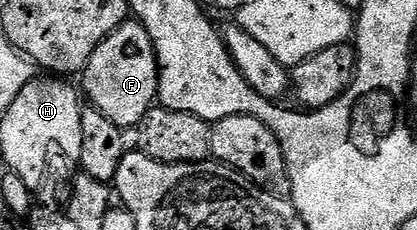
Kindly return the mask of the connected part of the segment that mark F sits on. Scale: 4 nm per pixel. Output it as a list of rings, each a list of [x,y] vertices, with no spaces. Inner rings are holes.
[[[126,21],[110,38],[102,41],[102,45],[98,45],[82,72],[82,78],[82,91],[87,102],[92,102],[89,104],[111,123],[121,129],[143,124],[157,102],[160,89],[160,66],[156,63],[156,50],[150,33],[146,33],[139,21]]]

